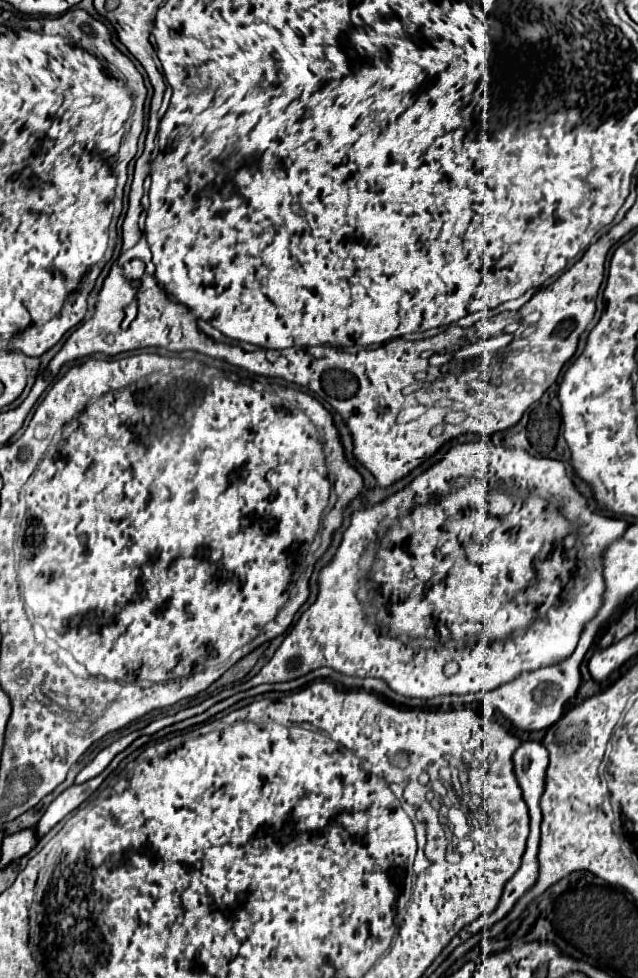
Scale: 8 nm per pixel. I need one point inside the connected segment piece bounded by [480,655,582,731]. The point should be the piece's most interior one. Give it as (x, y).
(534, 701)

